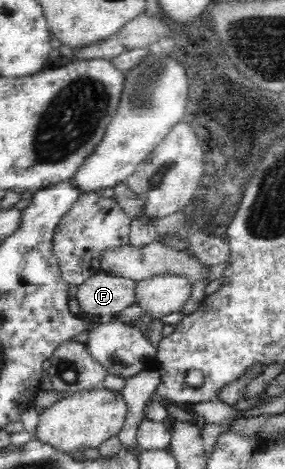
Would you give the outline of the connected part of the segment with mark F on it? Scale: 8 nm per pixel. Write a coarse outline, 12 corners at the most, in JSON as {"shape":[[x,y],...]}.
{"shape":[[101,272],[75,288],[76,312],[107,321],[137,283]]}

